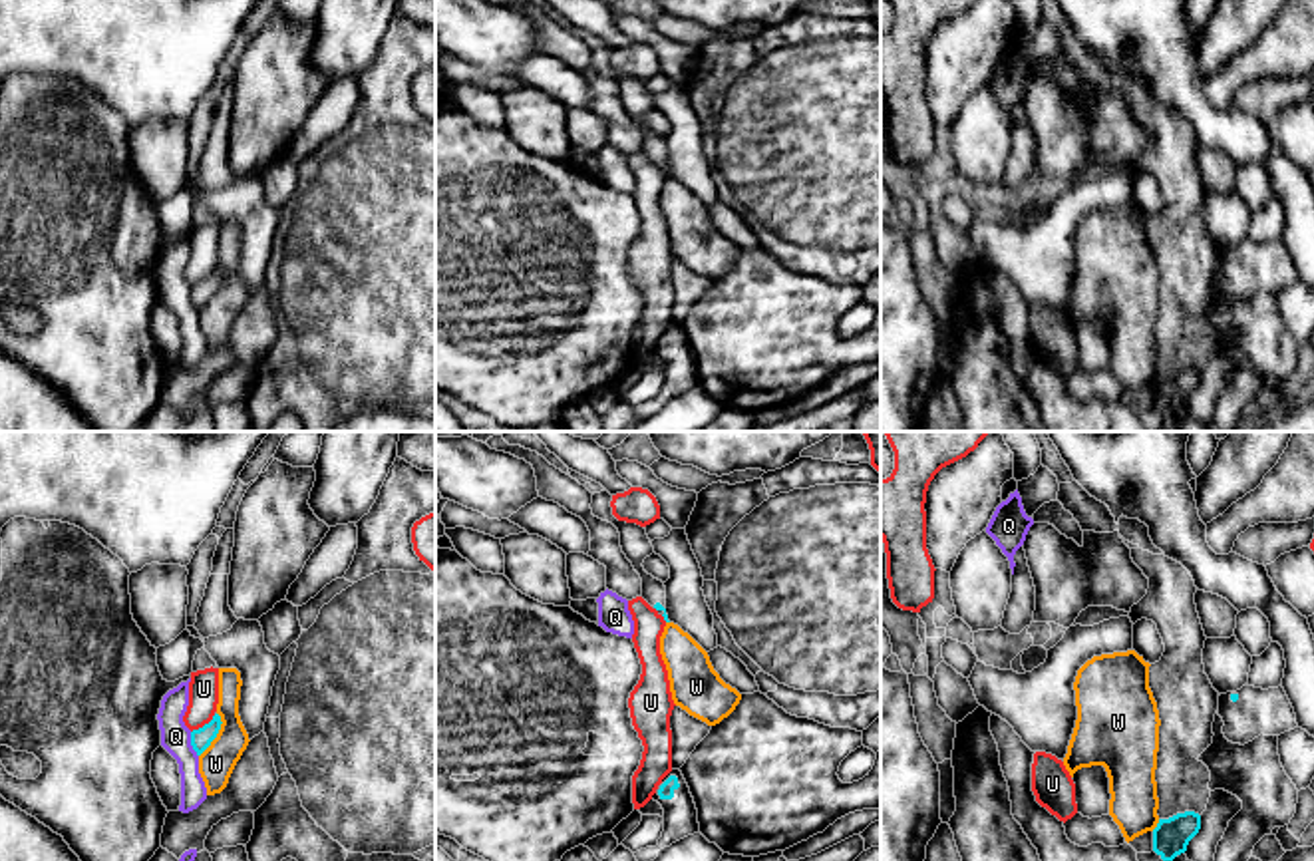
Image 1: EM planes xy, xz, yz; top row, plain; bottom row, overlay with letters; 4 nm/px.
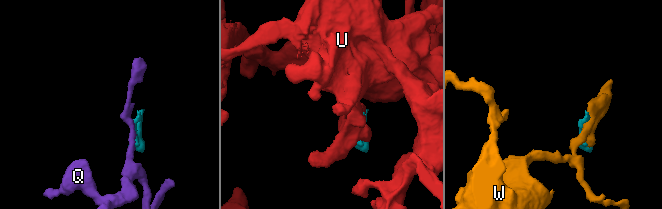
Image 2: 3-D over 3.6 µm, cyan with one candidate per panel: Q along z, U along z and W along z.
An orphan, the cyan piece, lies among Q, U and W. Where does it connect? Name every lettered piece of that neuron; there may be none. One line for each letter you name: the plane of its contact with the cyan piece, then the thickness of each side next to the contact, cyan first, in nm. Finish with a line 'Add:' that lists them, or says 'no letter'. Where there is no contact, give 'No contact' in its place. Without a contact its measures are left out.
Add: no letter

